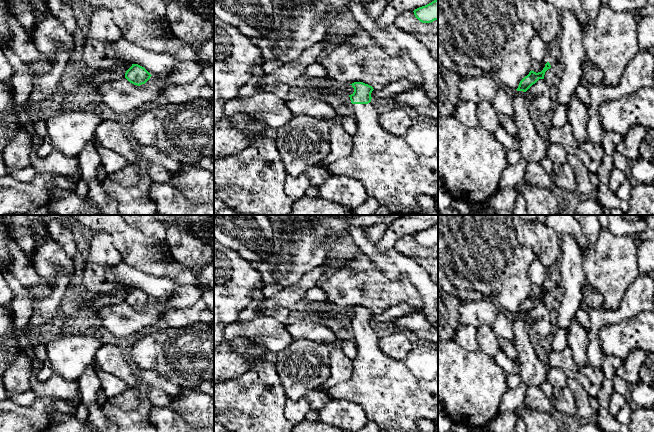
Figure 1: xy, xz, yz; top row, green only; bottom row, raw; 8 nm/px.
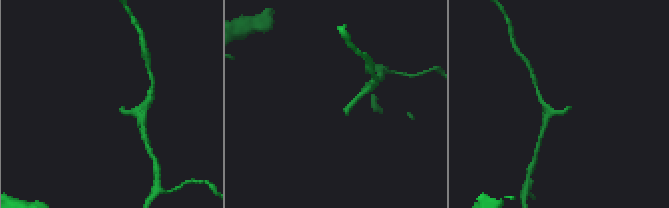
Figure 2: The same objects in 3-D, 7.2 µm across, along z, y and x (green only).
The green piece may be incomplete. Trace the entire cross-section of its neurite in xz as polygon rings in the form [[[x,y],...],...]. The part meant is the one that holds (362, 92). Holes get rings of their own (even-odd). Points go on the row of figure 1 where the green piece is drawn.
[[[354,82],[350,85],[354,92],[349,95],[352,103],[349,111],[358,129],[352,136],[353,147],[350,155],[330,163],[330,174],[348,176],[359,181],[365,187],[367,195],[374,198],[379,205],[386,207],[391,215],[419,215],[418,196],[438,195],[438,127],[418,120],[405,133],[394,136],[380,125],[380,114],[371,103],[373,87],[363,82]]]

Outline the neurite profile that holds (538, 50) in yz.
[[[535,35],[529,43],[529,53],[532,60],[546,64],[549,60],[548,45]]]

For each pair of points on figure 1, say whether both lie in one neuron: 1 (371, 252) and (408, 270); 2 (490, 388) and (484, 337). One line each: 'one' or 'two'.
1: one
2: two

